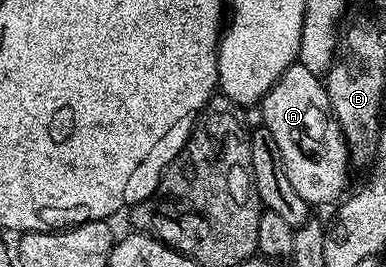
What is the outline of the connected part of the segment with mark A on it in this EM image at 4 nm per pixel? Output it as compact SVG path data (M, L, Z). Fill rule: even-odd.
M296 61L291 64L289 69L285 69L283 76L271 86L269 93L263 96L262 107L262 126L267 127L269 133L273 133L273 137L281 149L281 162L285 165L285 173L293 185L293 189L297 189L297 194L309 204L318 205L318 203L331 202L334 204L348 190L348 188L346 189L347 178L351 175L353 164L350 155L347 154L347 142L343 131L331 108L326 82L309 69L305 69L303 63Z

